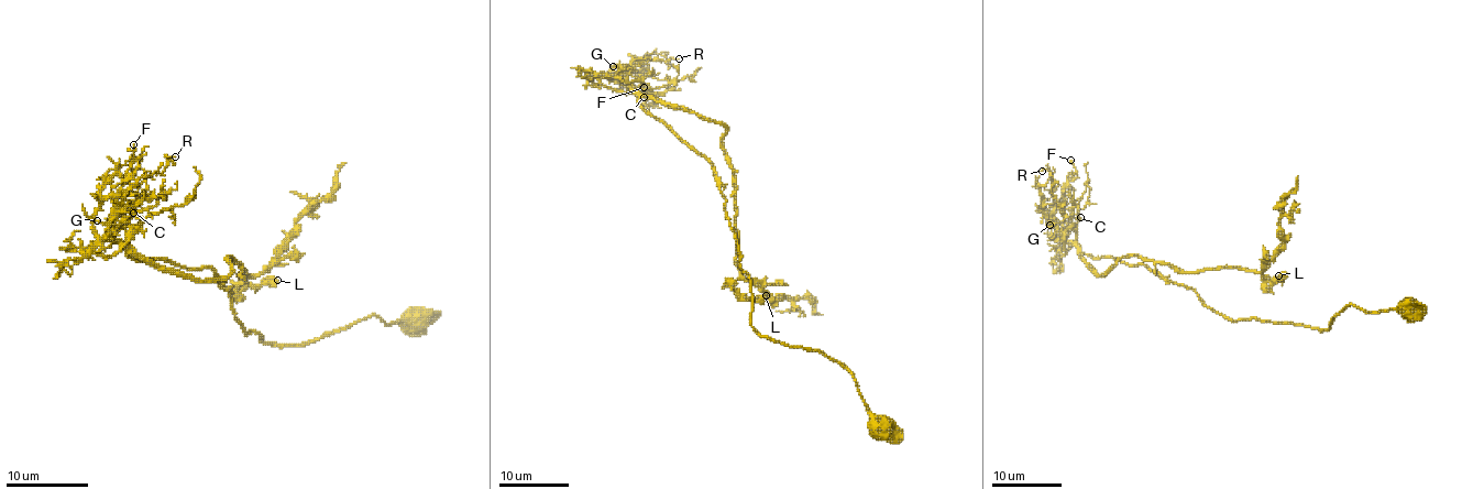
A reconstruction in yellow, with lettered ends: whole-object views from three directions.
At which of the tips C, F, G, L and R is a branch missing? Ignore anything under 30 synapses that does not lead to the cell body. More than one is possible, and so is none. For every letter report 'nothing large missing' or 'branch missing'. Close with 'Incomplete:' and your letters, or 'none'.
C: nothing large missing
F: nothing large missing
G: nothing large missing
L: nothing large missing
R: nothing large missing
Incomplete: none

